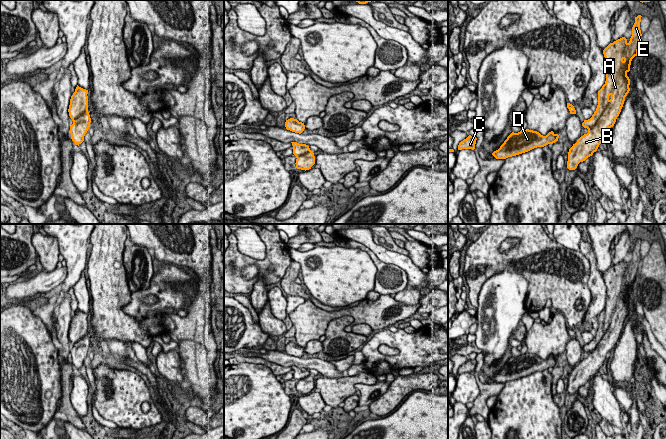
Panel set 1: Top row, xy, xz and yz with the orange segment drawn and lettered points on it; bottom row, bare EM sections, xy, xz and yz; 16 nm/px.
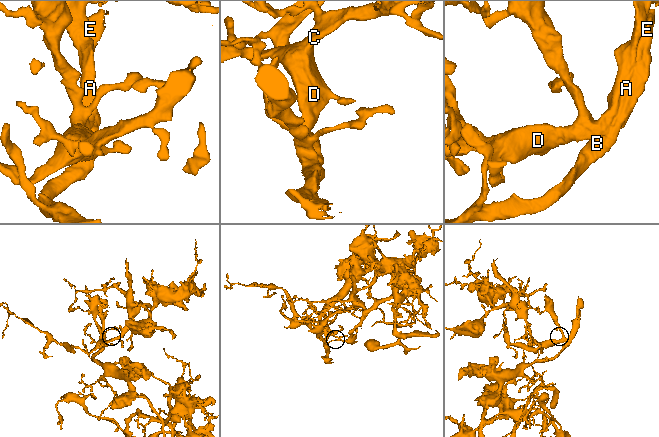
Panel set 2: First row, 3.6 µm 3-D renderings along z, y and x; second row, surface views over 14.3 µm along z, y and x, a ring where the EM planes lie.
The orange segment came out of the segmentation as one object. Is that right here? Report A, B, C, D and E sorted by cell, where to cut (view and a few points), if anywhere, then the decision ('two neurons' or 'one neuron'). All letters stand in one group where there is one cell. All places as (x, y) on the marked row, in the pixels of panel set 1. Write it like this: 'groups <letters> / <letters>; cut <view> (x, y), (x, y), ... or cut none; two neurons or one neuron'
groups A B C D E; cut none; one neuron

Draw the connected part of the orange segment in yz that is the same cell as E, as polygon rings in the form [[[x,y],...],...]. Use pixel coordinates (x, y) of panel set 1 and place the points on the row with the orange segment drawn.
[[[641,15],[635,17],[629,42],[622,37],[603,50],[607,66],[606,81],[598,91],[596,111],[590,119],[582,123],[582,126],[588,129],[588,133],[581,136],[569,149],[567,161],[569,170],[575,170],[580,162],[597,151],[607,129],[614,126],[621,112],[625,97],[630,91],[630,79],[627,73],[630,71],[632,59],[638,56],[642,36],[641,17]]]

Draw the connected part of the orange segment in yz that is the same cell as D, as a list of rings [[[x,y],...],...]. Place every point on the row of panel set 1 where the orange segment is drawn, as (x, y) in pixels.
[[[521,130],[518,133],[512,132],[500,148],[492,153],[496,159],[506,159],[528,152],[537,147],[544,147],[558,141],[559,135],[553,131],[546,136],[533,130]]]

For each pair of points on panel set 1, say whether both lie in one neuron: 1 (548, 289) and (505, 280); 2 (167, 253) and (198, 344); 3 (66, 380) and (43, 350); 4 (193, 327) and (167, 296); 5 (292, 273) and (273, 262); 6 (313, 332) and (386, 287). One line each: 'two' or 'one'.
1: two
2: one
3: two
4: two
5: two
6: two

